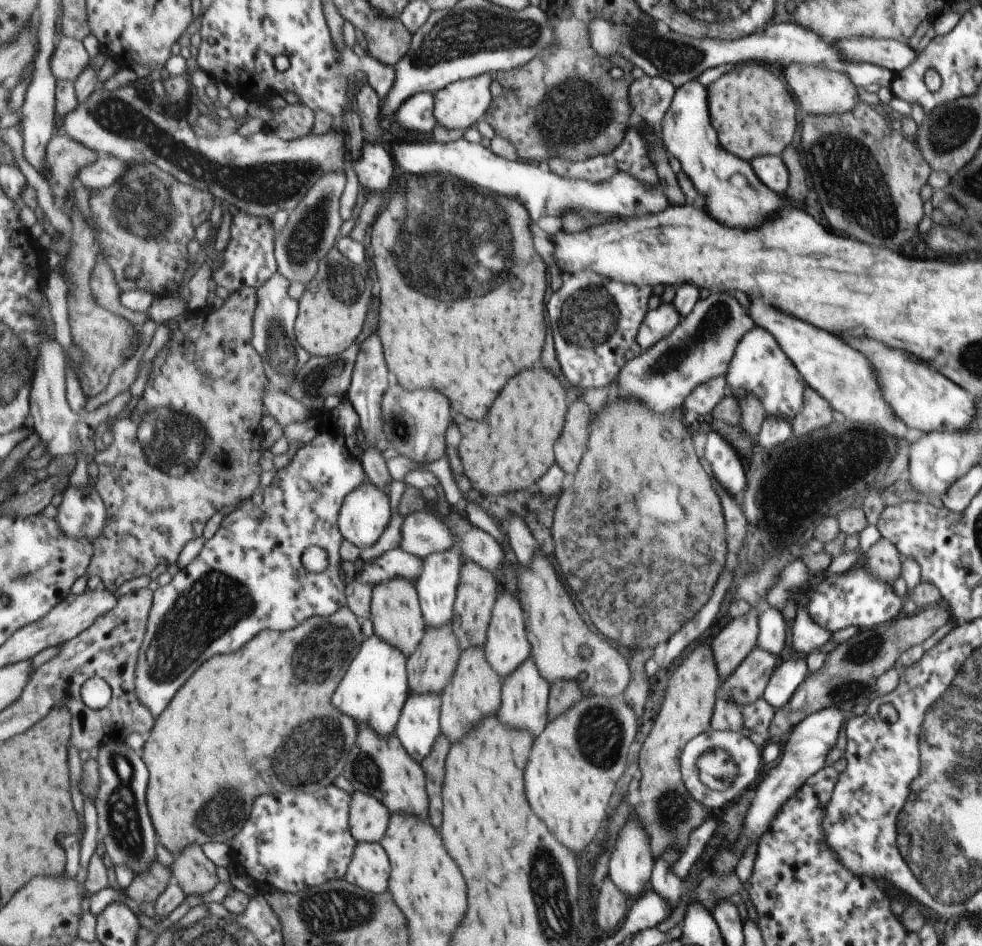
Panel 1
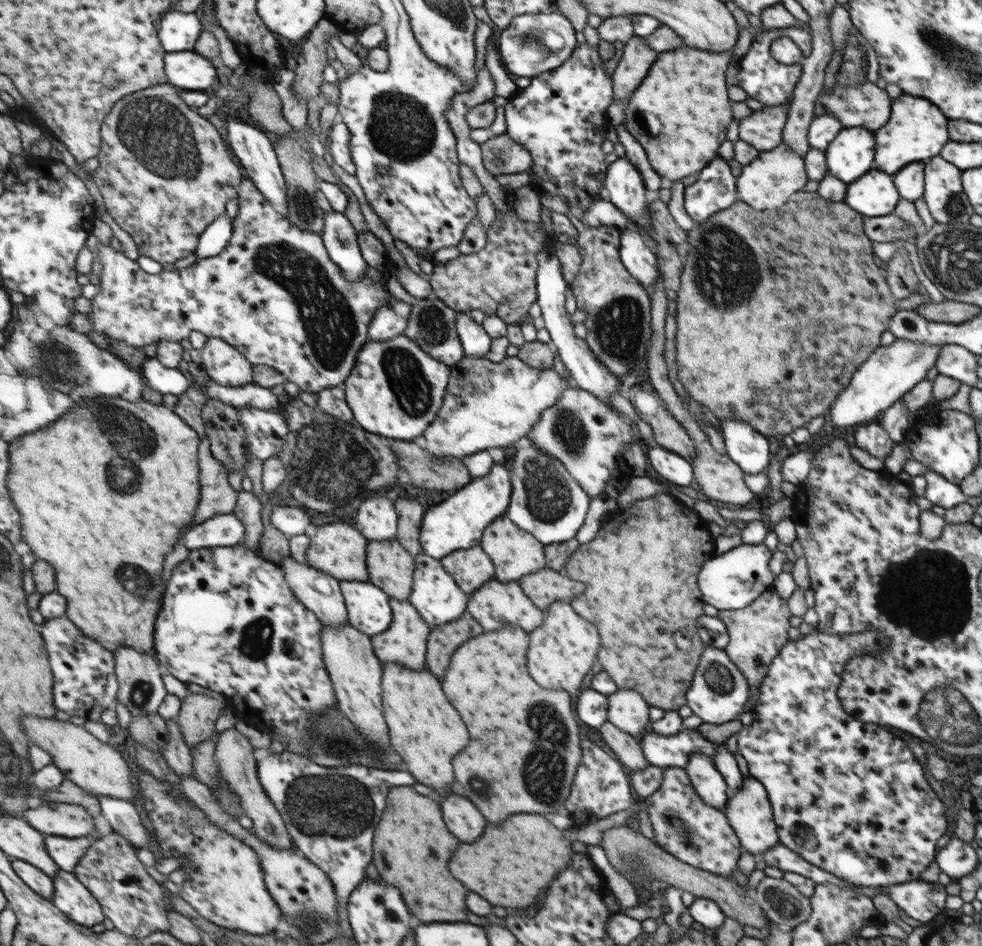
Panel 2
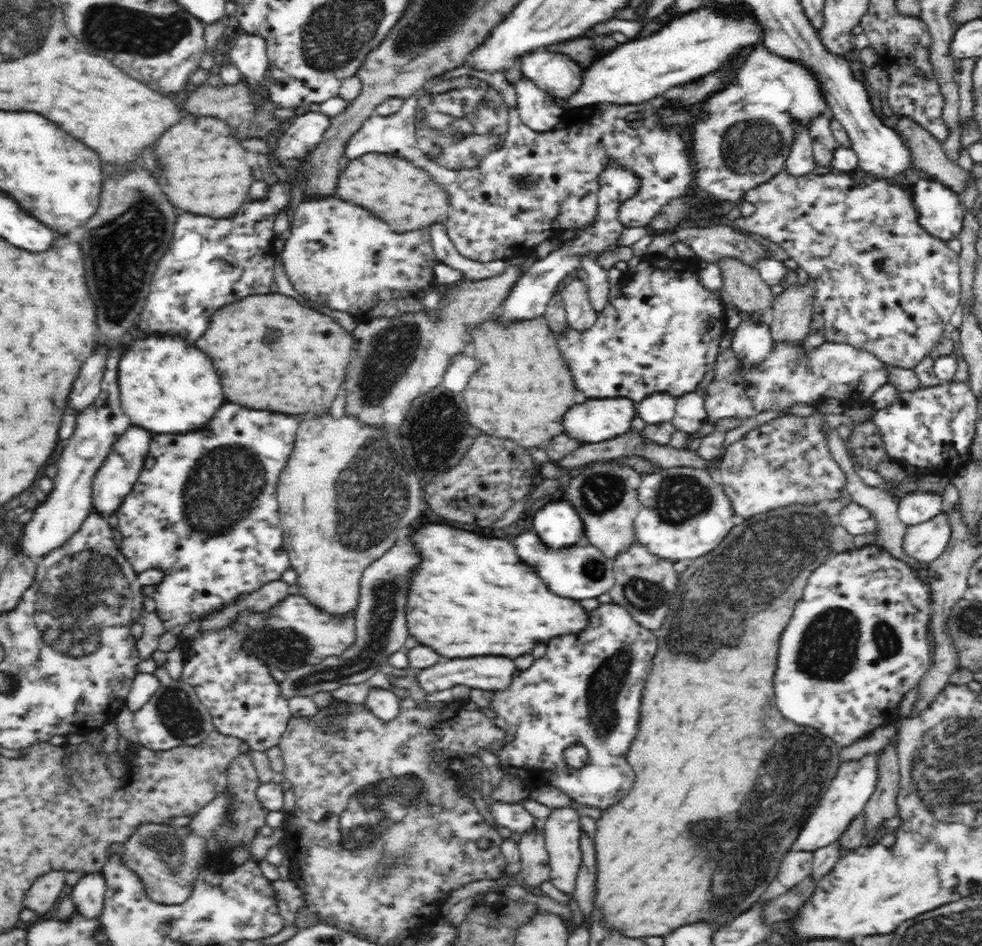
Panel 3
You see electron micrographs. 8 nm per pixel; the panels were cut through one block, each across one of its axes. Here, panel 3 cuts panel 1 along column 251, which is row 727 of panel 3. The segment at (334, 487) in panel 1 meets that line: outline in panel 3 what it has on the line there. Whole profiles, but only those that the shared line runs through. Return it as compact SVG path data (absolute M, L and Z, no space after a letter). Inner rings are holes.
M602 603L594 612L591 612L592 626L590 626L586 632L580 632L580 634L570 634L570 636L560 636L558 640L550 640L550 644L546 646L546 656L542 656L540 660L536 660L530 670L526 672L516 672L514 676L514 686L504 690L504 692L492 692L496 696L491 696L492 710L498 713L500 718L504 718L506 722L510 724L508 731L512 734L510 736L510 742L504 749L500 750L498 758L500 759L500 765L504 769L504 772L508 772L512 775L522 776L524 780L528 778L534 778L534 781L541 784L550 784L559 788L562 792L565 792L574 803L580 803L582 806L592 806L594 808L600 808L606 812L608 808L616 806L622 798L626 798L632 790L634 790L634 784L636 784L636 772L632 770L632 766L628 766L628 752L630 752L630 746L634 742L634 738L638 736L640 732L640 726L642 726L642 696L644 692L640 690L644 689L644 684L647 682L647 677L654 668L654 658L656 658L656 652L658 652L658 636L650 630L638 627L638 624L634 623L630 614L626 613L618 605L611 603ZM572 746L584 746L586 748L586 756L584 757L584 764L580 768L572 768L568 764L568 758L566 758L566 750L572 748Z

